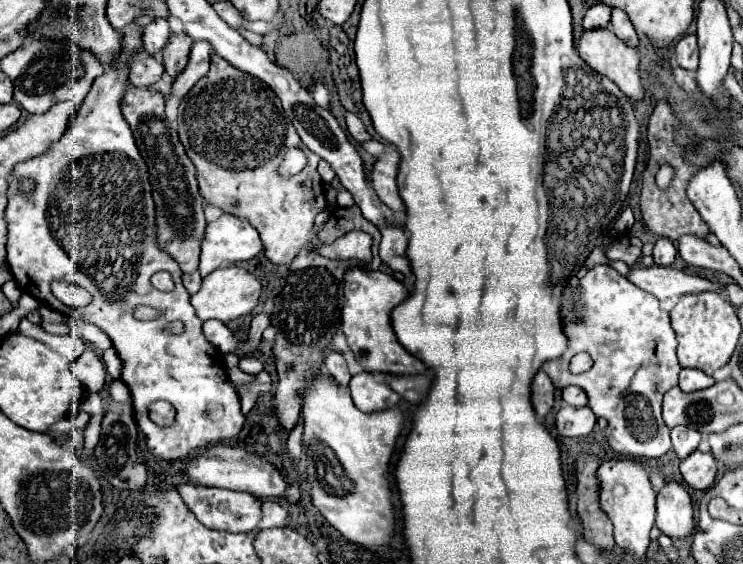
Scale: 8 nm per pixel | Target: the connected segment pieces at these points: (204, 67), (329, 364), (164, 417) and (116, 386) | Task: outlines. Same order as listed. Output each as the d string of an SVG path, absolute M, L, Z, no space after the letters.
M206 41L192 44L192 52L190 52L190 60L188 60L186 68L172 82L172 90L170 90L172 96L182 98L208 72L212 53L215 53L214 49Z
M332 352L328 358L326 358L326 372L342 386L348 386L348 380L350 380L350 372L346 368L346 362L342 358L340 352Z
M158 400L158 402L152 402L152 406L150 406L150 418L156 424L170 424L176 418L176 412L174 412L172 404Z
M114 380L114 382L110 384L110 394L112 394L112 398L114 398L116 402L130 402L130 392L128 392L128 388L124 386L122 380Z

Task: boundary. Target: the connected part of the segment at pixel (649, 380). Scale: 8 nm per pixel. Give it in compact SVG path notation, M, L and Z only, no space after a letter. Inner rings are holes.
M594 266L594 270L588 270L584 278L570 278L562 298L562 318L564 332L570 340L568 350L560 356L560 360L552 360L542 366L554 386L562 390L574 384L588 394L592 412L608 420L606 436L608 444L616 452L634 458L660 458L670 452L670 428L662 420L660 408L664 392L678 386L678 372L682 368L676 360L676 334L672 330L670 316L666 310L660 308L660 302L652 294L634 286L628 278L620 276L612 266ZM578 352L588 352L594 360L594 366L588 372L576 376L568 370L568 362Z

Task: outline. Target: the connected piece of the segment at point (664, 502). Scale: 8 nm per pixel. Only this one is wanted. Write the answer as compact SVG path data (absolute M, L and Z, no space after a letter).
M668 480L662 490L658 492L658 514L656 526L662 534L670 538L684 538L692 534L694 520L692 520L692 502L686 488L674 480Z

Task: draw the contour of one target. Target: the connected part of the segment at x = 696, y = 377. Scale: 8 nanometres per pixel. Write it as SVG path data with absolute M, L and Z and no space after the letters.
M682 370L680 372L680 388L684 392L696 392L696 390L704 390L714 386L716 380L712 376L706 376L700 370Z

